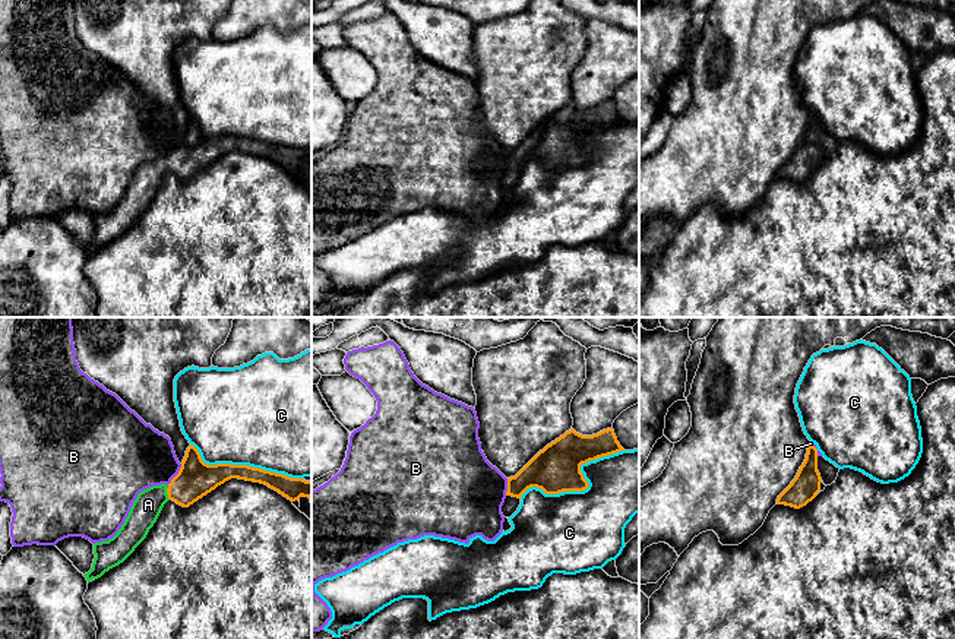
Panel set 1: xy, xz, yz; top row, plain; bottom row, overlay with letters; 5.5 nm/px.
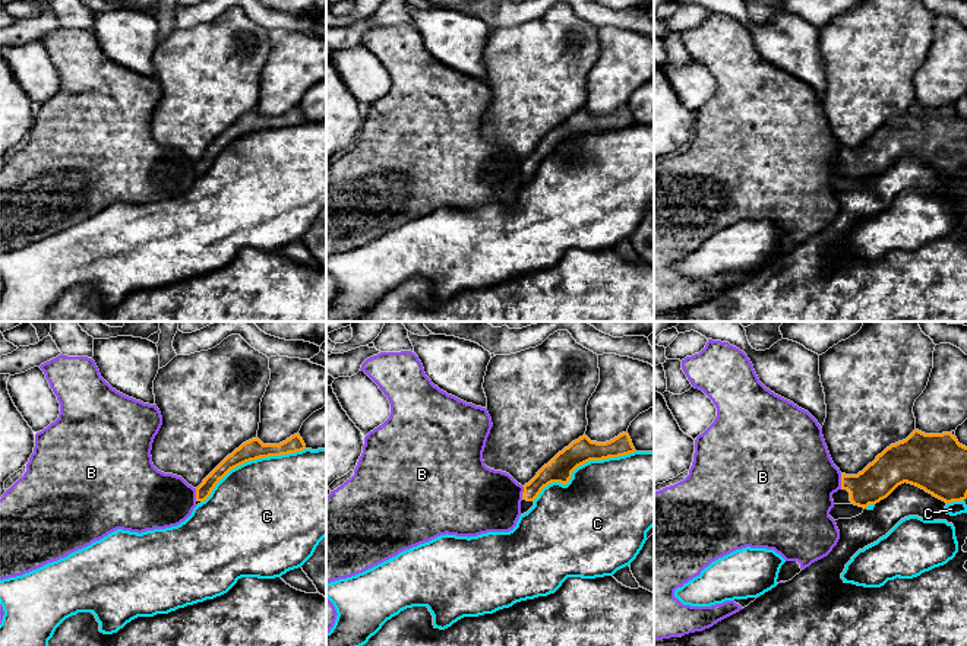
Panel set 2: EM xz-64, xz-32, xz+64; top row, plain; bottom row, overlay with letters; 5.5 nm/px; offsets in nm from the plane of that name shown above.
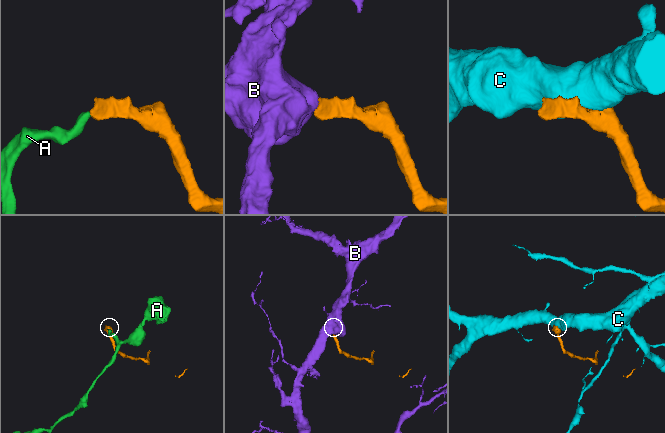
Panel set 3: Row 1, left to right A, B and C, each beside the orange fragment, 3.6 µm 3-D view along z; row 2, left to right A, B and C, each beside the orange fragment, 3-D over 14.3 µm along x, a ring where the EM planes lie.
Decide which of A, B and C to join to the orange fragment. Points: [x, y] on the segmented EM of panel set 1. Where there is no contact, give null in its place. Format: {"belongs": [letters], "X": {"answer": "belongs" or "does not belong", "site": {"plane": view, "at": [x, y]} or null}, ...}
{"belongs": ["A"], "A": {"answer": "belongs", "site": {"plane": "xy", "at": [167, 493]}}, "B": {"answer": "does not belong", "site": {"plane": "xy", "at": [177, 474]}}, "C": {"answer": "does not belong", "site": {"plane": "xz", "at": [585, 489]}}}

